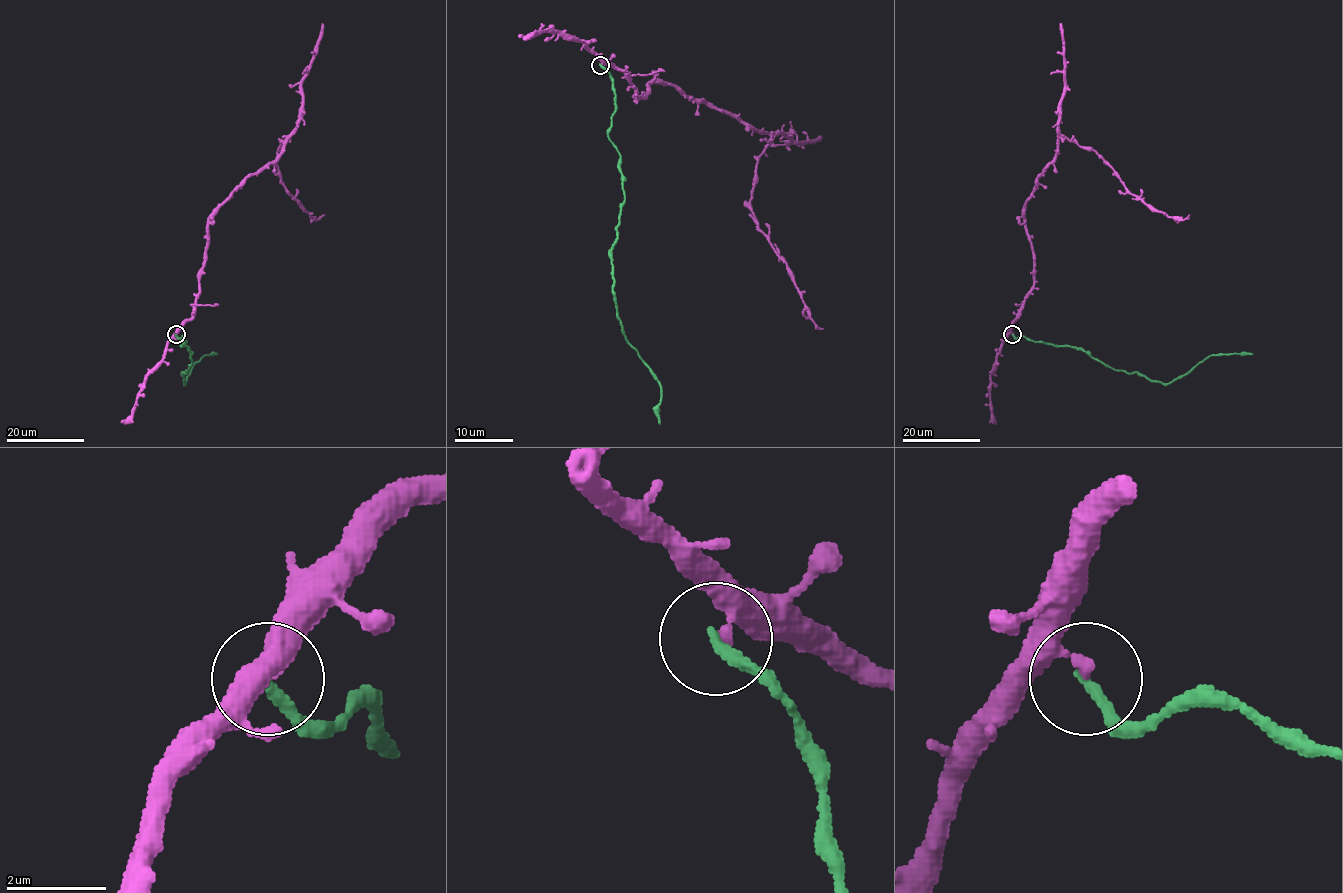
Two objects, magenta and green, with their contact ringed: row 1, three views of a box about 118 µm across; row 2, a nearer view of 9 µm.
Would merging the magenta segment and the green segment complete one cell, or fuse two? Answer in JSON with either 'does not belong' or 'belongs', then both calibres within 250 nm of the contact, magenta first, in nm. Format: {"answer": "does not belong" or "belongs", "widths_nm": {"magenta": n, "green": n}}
{"answer": "does not belong", "widths_nm": {"magenta": 220, "green": 240}}

